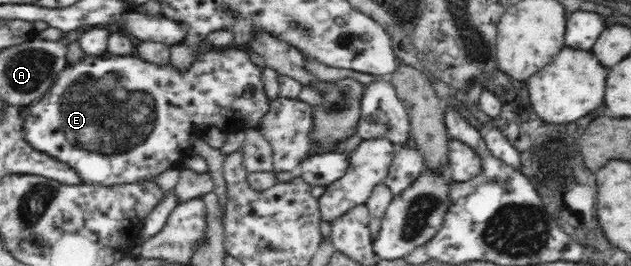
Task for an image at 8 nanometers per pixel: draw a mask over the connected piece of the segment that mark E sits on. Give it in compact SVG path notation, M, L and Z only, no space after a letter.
M205 47L200 55L198 55L195 63L190 67L190 70L186 72L178 71L178 68L174 68L172 61L163 65L157 65L140 59L138 55L134 54L128 57L108 57L106 52L104 52L100 57L92 57L92 55L85 54L84 57L68 64L57 76L52 87L39 99L38 103L25 109L25 122L22 123L22 133L25 141L35 151L54 156L54 158L72 166L84 184L131 184L138 183L142 180L152 180L152 183L156 183L158 176L168 171L168 169L181 168L182 161L192 156L192 150L194 148L192 135L204 139L203 135L210 128L218 128L220 132L225 134L247 130L249 128L257 128L262 117L271 110L271 101L266 96L266 92L264 92L262 69L252 63L250 53L246 50L211 49Z

